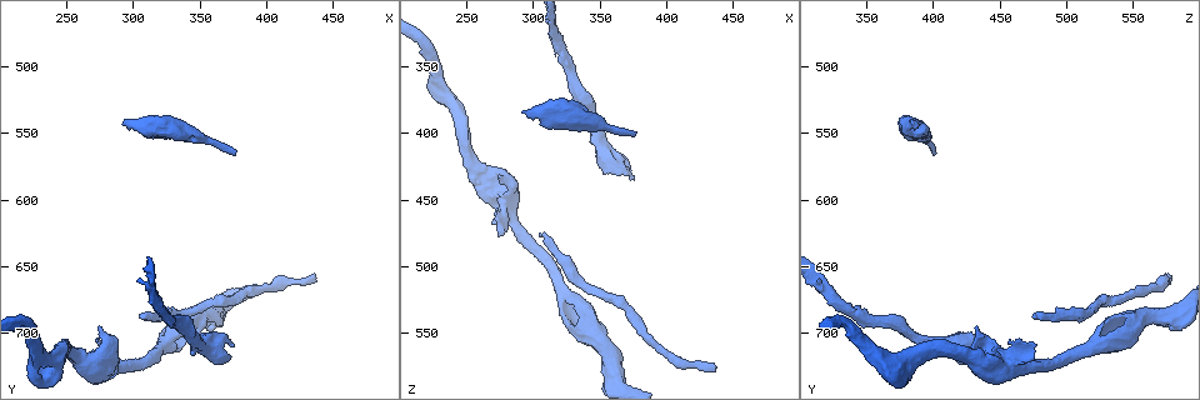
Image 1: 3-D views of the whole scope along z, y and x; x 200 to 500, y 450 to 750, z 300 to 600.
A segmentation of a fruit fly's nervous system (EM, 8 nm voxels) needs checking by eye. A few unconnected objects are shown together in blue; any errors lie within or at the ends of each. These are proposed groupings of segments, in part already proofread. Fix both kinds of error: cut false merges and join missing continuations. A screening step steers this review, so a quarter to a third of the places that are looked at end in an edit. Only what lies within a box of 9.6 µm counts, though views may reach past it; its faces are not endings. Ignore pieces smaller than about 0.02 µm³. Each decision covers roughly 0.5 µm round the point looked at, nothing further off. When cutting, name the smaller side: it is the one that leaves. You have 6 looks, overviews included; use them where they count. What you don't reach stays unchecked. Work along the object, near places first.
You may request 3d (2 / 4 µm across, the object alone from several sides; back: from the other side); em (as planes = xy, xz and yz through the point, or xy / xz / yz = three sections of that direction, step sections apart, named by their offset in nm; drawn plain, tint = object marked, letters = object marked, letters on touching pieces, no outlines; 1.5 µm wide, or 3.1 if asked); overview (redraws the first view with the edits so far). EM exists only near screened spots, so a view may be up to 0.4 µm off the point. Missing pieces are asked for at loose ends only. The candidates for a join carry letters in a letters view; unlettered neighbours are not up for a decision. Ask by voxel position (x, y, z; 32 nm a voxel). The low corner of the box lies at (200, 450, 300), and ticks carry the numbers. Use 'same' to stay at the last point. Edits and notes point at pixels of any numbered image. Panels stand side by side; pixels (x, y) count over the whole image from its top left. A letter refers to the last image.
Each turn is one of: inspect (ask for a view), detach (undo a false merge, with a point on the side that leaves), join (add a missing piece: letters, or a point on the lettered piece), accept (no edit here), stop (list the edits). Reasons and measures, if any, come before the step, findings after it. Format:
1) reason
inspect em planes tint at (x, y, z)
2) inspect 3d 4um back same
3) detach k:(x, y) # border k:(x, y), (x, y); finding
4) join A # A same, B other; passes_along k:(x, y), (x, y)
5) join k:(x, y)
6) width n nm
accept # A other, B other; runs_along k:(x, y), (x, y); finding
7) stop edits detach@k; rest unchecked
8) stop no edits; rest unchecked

long arm stops here
inspect 3d 4um at (438, 656, 576)

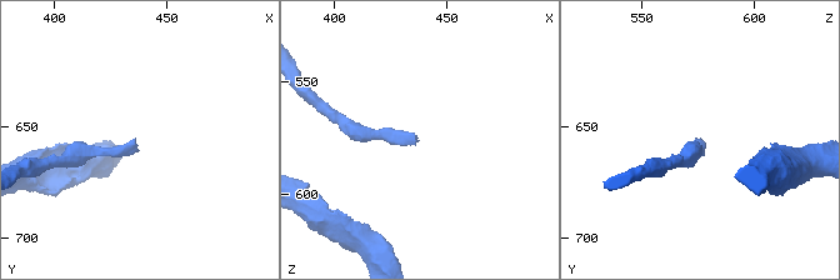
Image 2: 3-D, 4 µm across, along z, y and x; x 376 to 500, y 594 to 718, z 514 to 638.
now the EM
inspect em planes letters at (437, 657, 576)

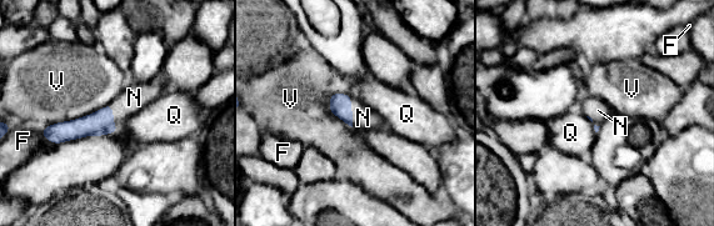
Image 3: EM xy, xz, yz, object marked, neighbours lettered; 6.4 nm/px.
longest_contact V 480 nm
join N # F other, N same, Q other, V other; passes_along 3:(340, 104), (351, 111), (363, 117); the neuron continues

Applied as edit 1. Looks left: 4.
inspect overview

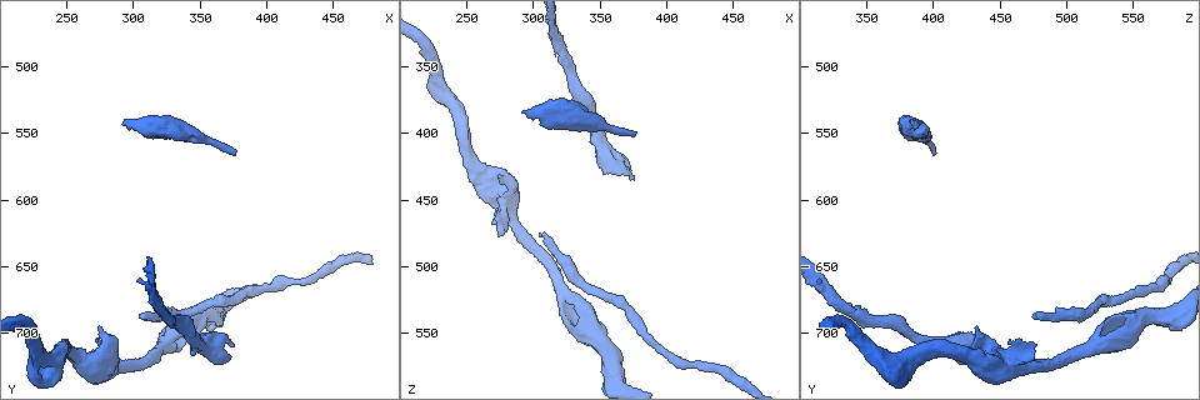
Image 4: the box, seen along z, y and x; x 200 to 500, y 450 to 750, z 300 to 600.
thick turns thin
inspect 3d 4um back at (356, 712, 414)

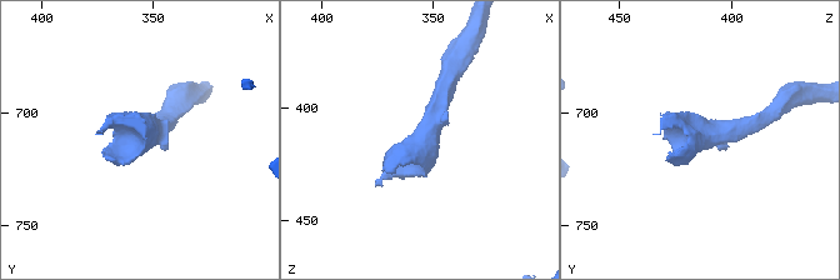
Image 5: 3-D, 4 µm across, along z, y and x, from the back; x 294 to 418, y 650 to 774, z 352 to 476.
inspect em xy step 8 plain at (354, 710, 415)

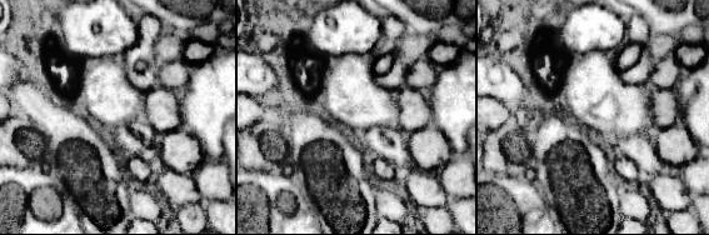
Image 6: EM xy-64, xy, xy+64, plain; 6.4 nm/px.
see the neighbours
inspect em xy step 8 letters same

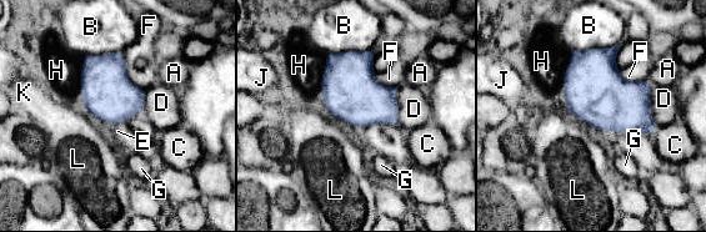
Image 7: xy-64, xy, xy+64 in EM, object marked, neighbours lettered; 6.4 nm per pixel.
longest_contact B 320 nm
accept # A other, B other, C other, D other, E other, F other, G other, H other, J other, K other, L other; border 7:(121, 53), (128, 77), (145, 89); one neuron here

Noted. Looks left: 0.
stop edits join@3; rest unchecked

